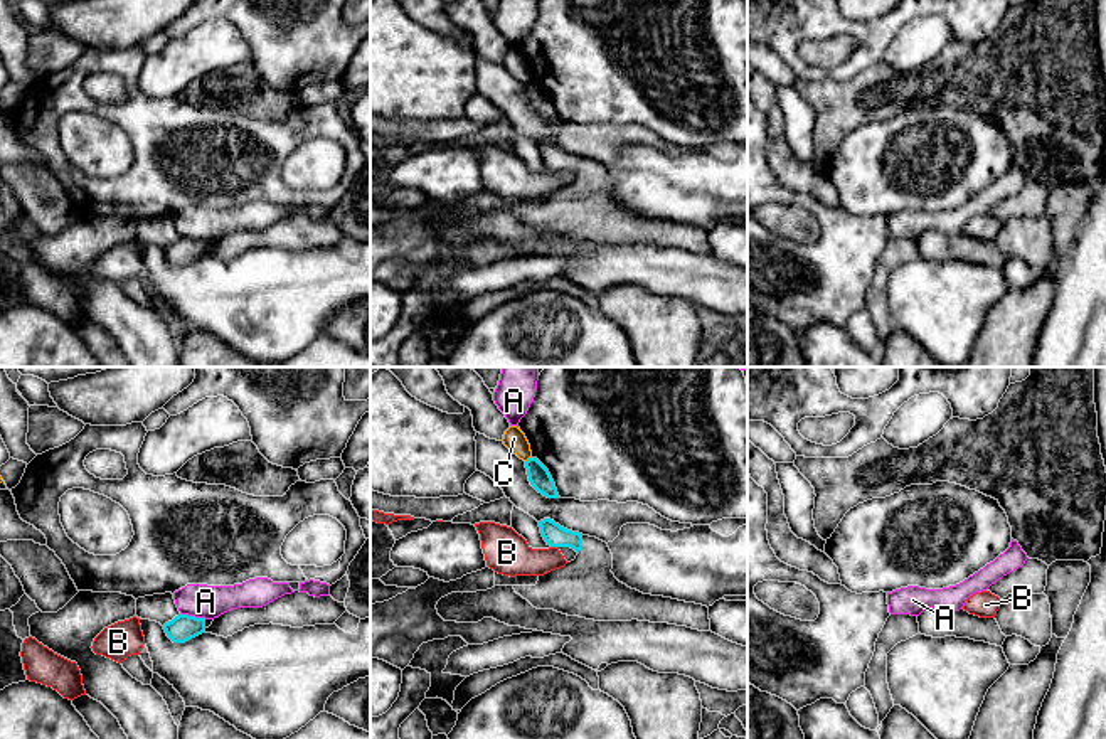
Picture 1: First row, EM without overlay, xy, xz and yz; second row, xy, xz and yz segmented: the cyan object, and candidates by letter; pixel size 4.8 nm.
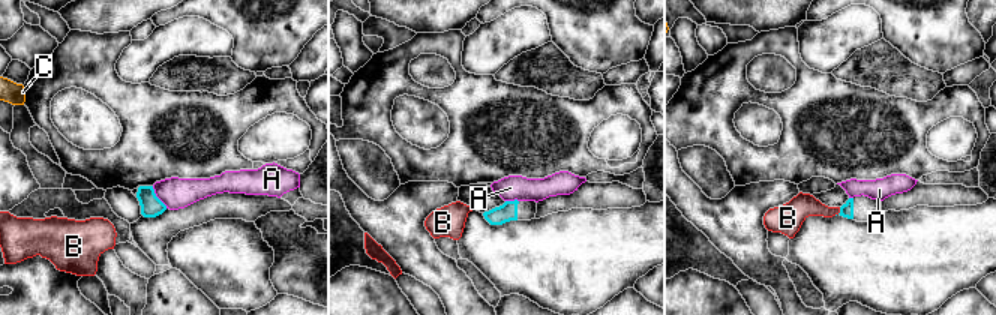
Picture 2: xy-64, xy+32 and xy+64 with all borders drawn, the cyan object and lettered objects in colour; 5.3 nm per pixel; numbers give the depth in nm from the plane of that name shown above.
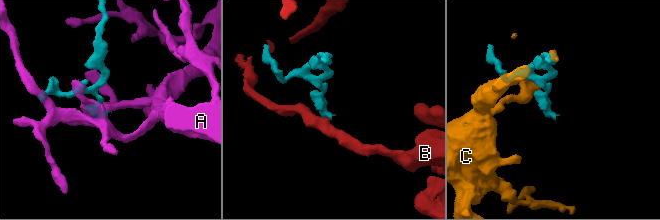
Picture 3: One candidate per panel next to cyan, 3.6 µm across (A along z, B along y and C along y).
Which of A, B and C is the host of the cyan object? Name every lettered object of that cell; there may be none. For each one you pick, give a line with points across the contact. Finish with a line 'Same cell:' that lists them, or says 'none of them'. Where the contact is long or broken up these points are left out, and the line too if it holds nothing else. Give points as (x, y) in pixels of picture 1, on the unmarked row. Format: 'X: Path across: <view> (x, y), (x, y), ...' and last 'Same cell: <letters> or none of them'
Same cell: none of them

